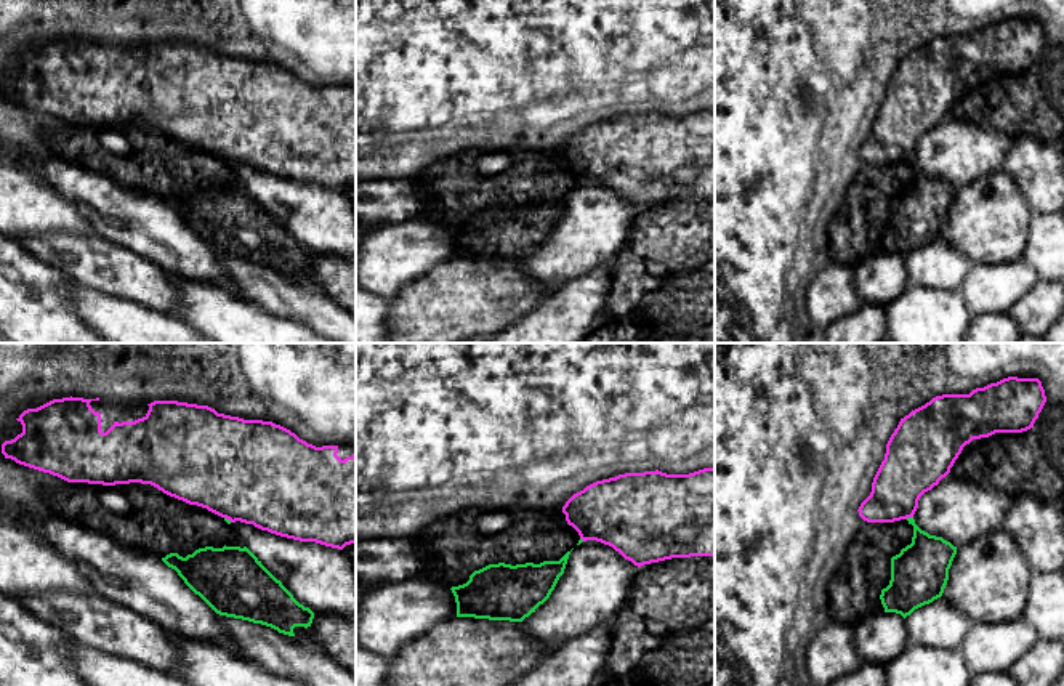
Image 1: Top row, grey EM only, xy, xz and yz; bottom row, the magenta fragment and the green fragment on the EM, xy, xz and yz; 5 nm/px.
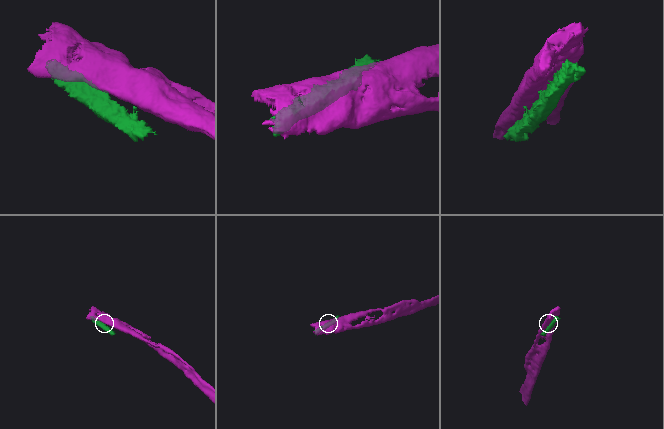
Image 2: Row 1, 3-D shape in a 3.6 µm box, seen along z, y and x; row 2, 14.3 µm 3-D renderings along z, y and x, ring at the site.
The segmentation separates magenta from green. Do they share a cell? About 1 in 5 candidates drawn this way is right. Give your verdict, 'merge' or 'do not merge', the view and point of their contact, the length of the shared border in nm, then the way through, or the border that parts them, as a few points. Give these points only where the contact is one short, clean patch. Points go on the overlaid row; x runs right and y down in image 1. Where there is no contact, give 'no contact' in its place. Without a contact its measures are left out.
do not merge; contact yz (909, 516); length 40 nm; border yz (912, 516), (906, 518)

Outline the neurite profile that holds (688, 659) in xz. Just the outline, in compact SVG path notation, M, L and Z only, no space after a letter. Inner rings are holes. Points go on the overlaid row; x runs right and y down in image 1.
M687 630L647 652L636 672L646 686L707 686L715 680L715 632Z

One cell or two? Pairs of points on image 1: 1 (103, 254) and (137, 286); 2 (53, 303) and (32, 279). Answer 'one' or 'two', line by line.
1: one
2: one

